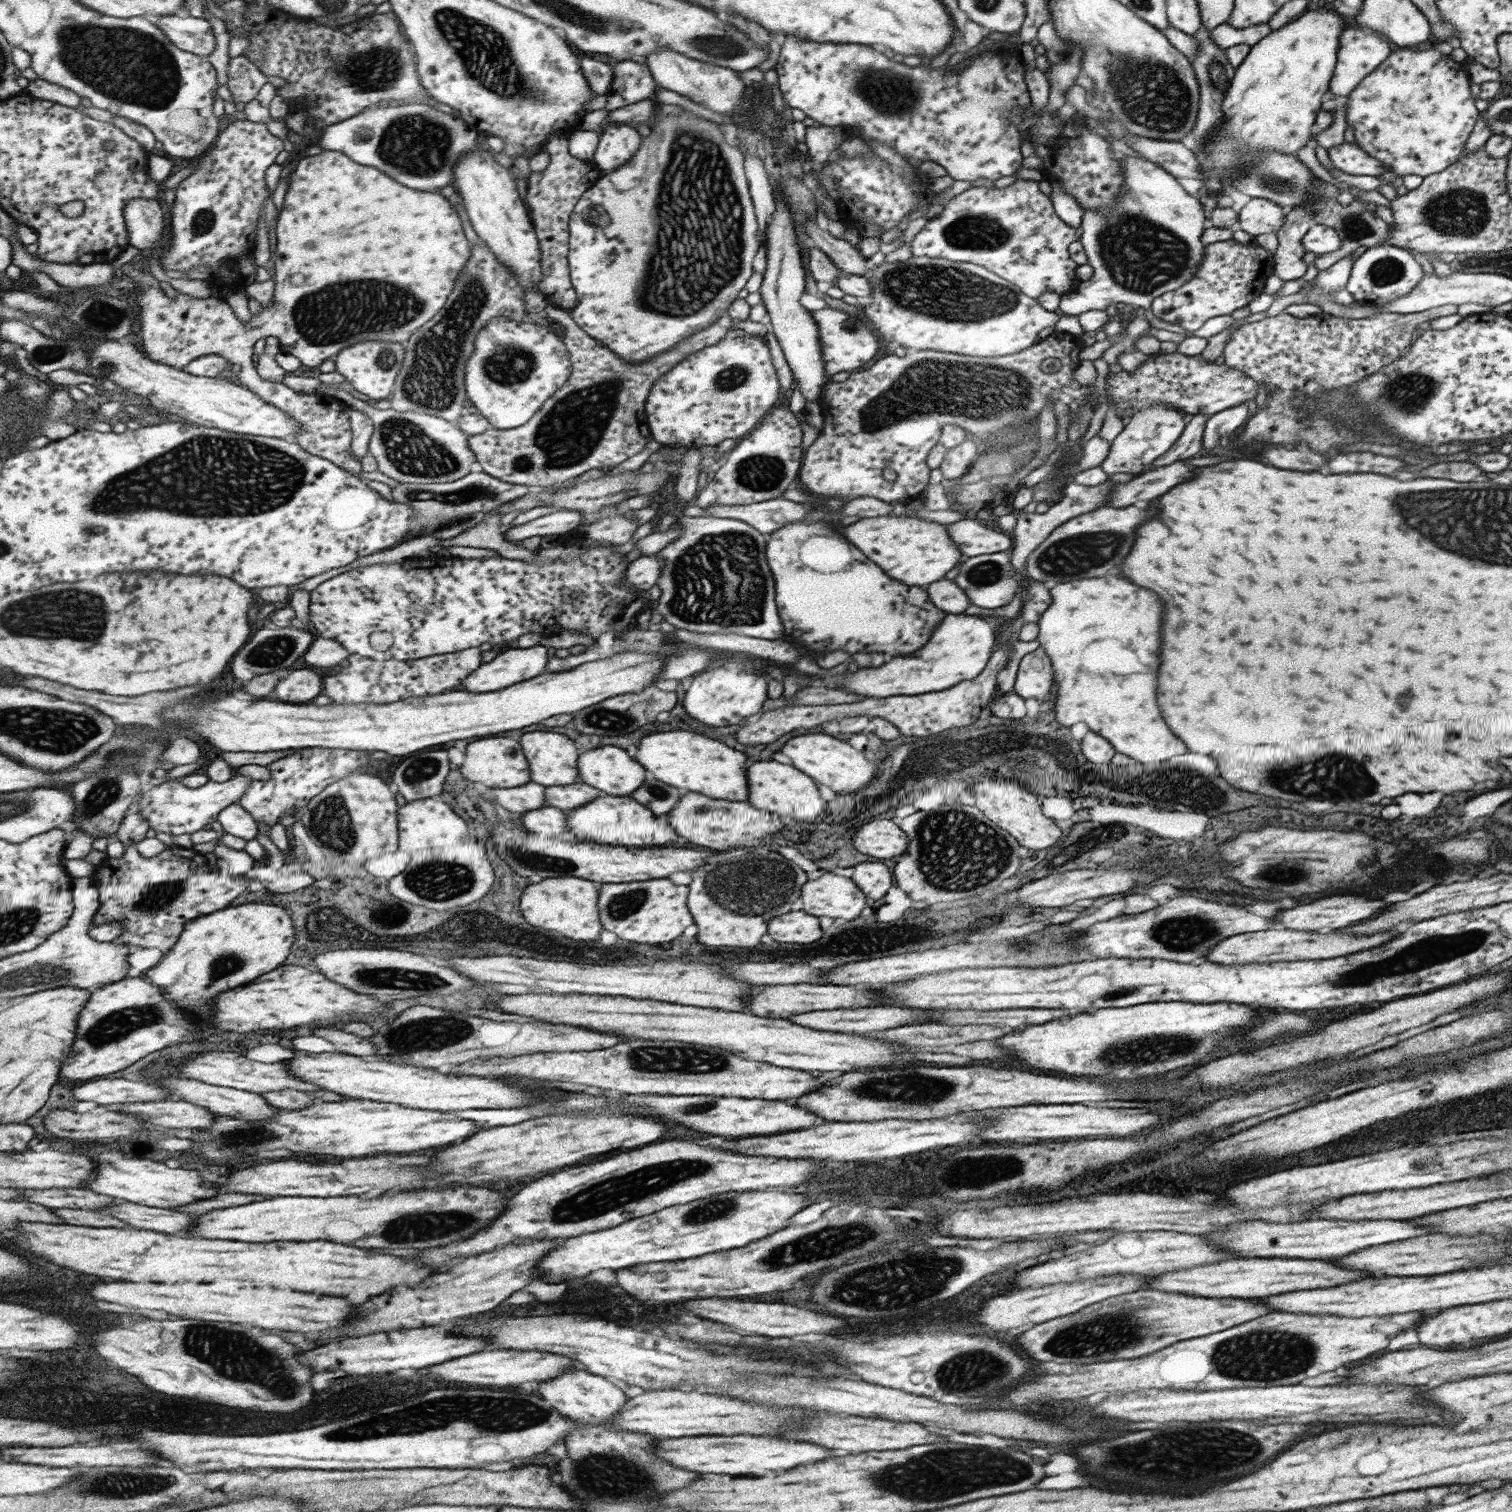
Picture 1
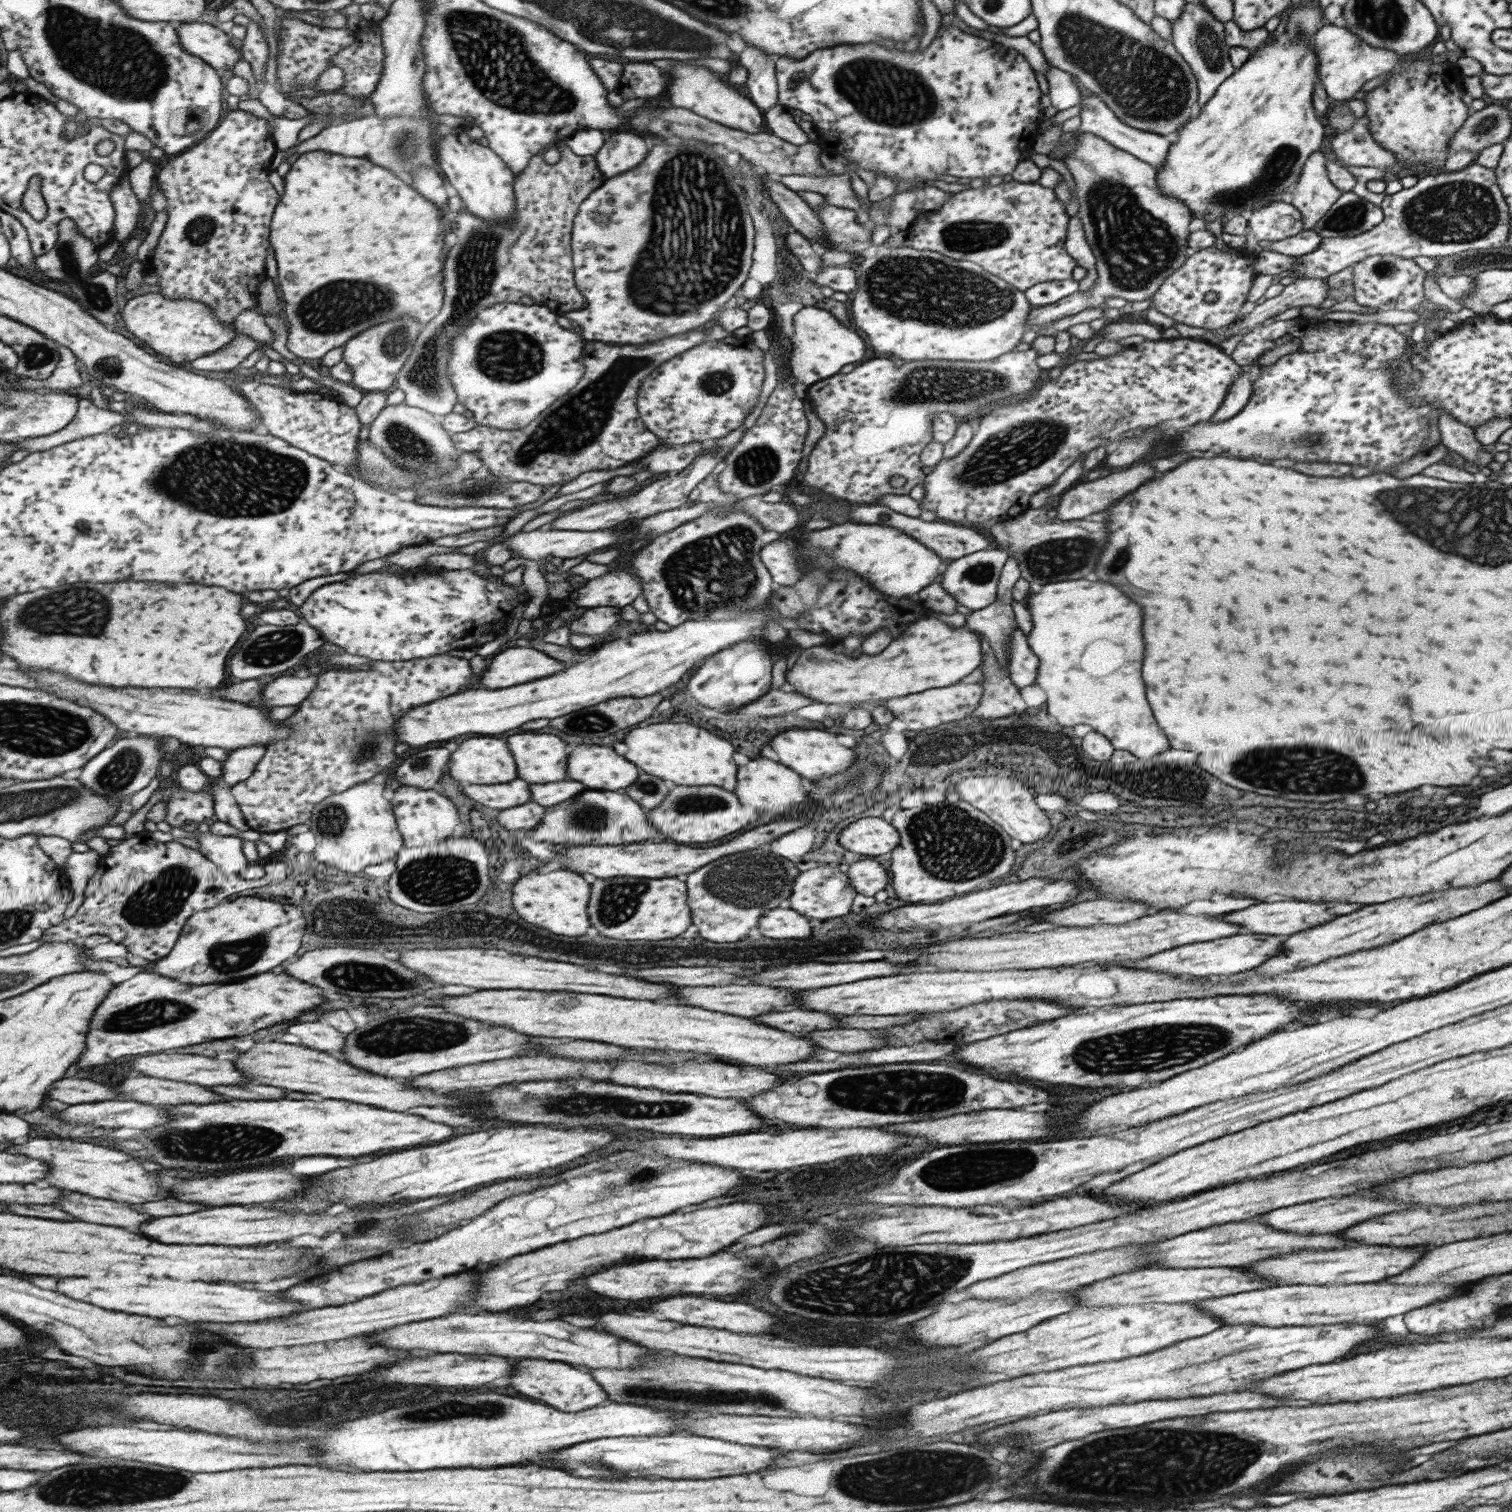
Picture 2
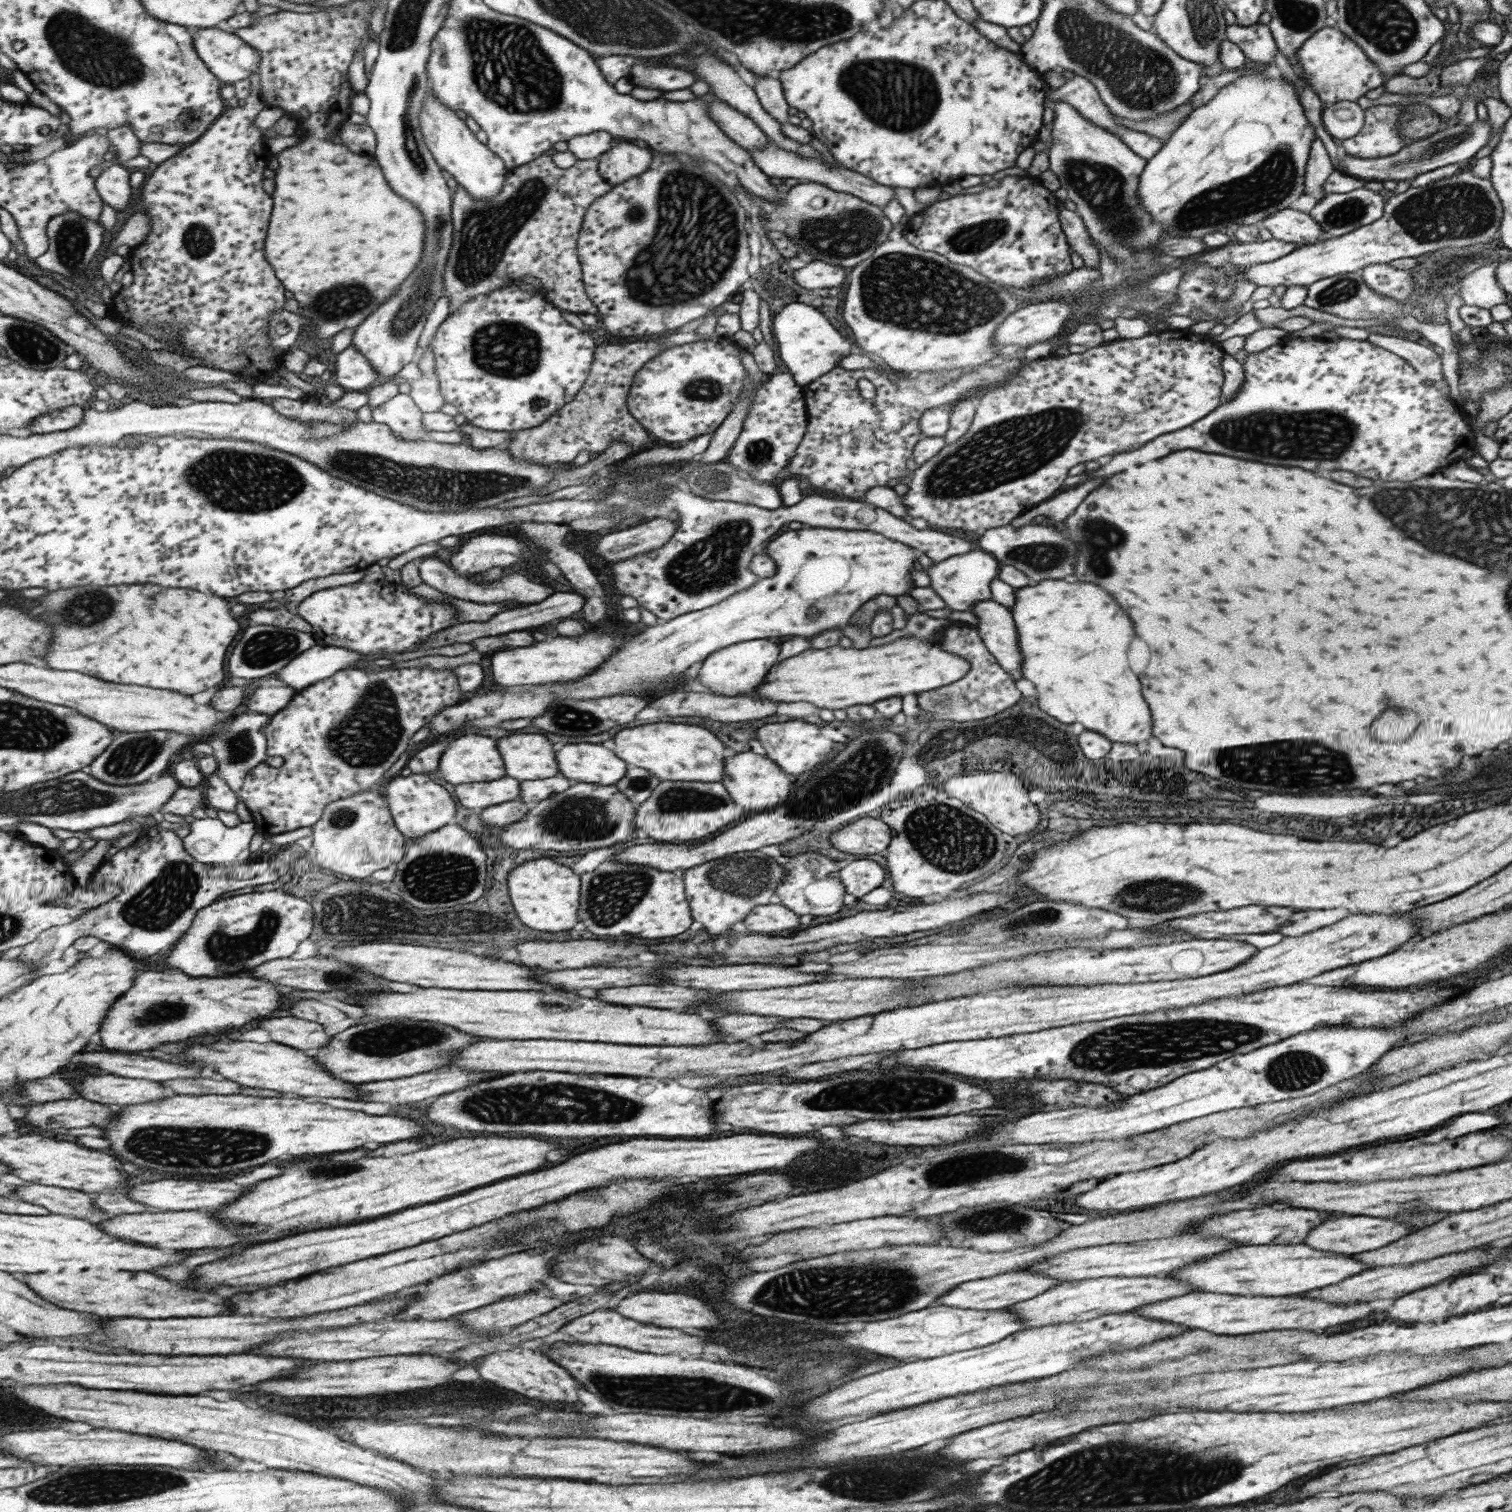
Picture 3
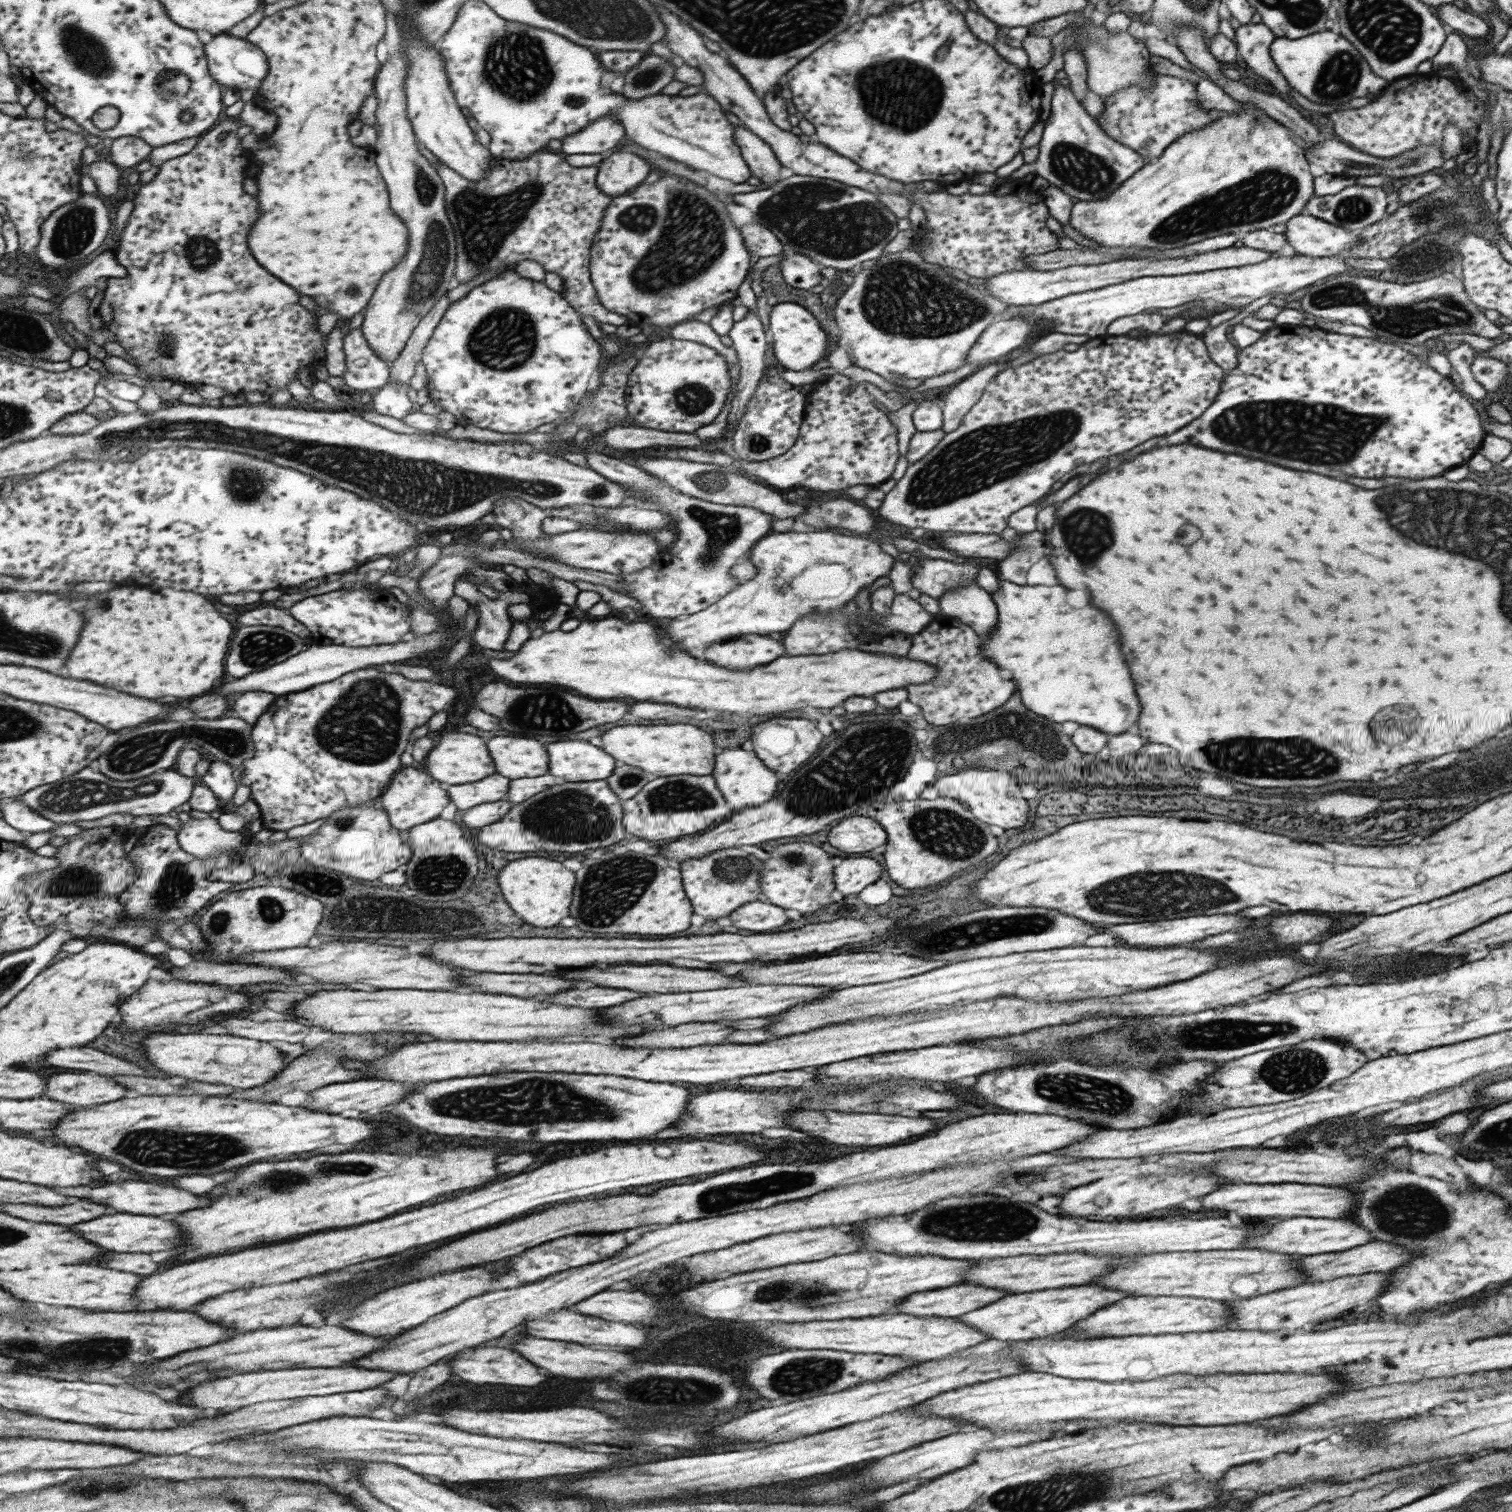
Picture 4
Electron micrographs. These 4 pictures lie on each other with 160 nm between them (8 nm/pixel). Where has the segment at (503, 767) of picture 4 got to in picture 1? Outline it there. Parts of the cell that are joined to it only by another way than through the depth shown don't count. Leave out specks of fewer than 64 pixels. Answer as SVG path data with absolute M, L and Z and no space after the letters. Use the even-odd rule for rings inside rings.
M529 732L519 738L529 764L531 782L541 786L563 786L580 780L575 768L575 744L555 732Z

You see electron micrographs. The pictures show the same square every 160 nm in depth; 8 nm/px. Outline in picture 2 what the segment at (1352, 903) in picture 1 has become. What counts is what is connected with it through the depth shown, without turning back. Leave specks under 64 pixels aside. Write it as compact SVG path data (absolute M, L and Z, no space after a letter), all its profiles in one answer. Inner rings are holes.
M1261 902L1245 910L1220 914L1219 920L1239 924L1251 934L1295 934L1327 922L1327 904L1311 902Z

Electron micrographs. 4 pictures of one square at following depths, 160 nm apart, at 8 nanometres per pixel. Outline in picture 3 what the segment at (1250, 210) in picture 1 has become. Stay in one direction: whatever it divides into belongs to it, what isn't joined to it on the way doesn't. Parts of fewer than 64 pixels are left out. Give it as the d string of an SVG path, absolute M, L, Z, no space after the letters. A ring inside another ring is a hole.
M1290 207L1278 210L1259 224L1269 230L1273 239L1301 245L1315 244L1324 232L1311 215Z

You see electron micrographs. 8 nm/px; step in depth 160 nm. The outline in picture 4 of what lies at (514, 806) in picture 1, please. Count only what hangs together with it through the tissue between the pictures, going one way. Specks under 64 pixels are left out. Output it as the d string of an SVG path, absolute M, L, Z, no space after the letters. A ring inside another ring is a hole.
M491 774L479 782L471 782L465 786L447 786L447 793L450 794L451 802L455 805L457 813L462 813L468 808L481 804L481 802L493 802L503 796L507 796L507 778L499 774Z

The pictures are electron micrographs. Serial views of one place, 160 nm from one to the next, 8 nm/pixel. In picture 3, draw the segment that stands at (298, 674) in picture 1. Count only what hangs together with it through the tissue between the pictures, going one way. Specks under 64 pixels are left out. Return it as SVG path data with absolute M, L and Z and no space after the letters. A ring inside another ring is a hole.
M281 686L281 688L259 688L253 692L253 696L249 698L246 708L249 713L269 714L273 716L279 710L283 710L291 698L297 694L297 690L289 688L289 686Z

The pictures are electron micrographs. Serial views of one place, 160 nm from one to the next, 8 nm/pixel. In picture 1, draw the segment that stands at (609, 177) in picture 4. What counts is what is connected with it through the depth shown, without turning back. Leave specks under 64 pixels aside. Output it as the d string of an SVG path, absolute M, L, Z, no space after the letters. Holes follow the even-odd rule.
M631 125L605 126L600 129L598 143L593 153L593 163L605 172L625 164L639 148L639 134Z

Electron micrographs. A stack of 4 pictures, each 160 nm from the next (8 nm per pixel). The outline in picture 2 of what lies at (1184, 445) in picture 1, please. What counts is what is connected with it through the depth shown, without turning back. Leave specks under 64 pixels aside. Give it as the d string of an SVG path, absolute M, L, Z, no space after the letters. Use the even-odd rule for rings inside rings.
M1137 464L1137 466L1127 468L1125 472L1117 472L1115 474L1104 473L1104 475L1097 480L1069 487L1063 491L1061 495L1061 500L1057 506L1056 516L1061 520L1079 520L1085 518L1085 516L1089 514L1093 514L1093 512L1106 510L1107 506L1113 504L1113 500L1123 498L1127 492L1135 490L1135 488L1141 484L1141 480L1145 482L1145 480L1151 478L1153 474L1155 474L1153 468L1149 468L1147 464ZM1012 556L1004 562L1001 567L1000 575L998 576L998 583L996 586L996 597L993 599L990 605L985 608L980 608L976 611L971 611L965 616L964 626L975 632L979 632L983 635L987 642L991 645L992 651L998 660L998 663L1002 666L1002 669L1006 672L1006 646L1010 639L1011 631L1015 628L1014 612L1012 611L1010 602L1012 601L1011 589L1013 583L1020 577L1020 566Z

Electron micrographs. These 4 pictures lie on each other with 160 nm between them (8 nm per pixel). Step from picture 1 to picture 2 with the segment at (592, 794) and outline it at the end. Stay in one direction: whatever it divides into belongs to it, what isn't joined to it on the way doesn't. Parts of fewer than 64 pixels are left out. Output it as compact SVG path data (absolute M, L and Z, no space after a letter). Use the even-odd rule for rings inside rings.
M561 780L551 784L529 784L529 800L542 807L555 806L585 792L586 787L573 780Z

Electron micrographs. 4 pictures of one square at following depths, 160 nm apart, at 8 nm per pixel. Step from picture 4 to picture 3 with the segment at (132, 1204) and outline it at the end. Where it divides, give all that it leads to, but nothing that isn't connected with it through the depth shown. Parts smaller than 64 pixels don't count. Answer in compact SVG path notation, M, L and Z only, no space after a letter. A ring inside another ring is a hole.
M159 1180L159 1182L145 1182L139 1184L135 1188L131 1188L129 1198L141 1204L147 1204L151 1208L157 1208L161 1212L179 1212L179 1210L201 1210L201 1208L219 1208L225 1206L233 1200L237 1200L243 1192L247 1190L247 1186L239 1186L231 1180L227 1182L199 1182L199 1180Z

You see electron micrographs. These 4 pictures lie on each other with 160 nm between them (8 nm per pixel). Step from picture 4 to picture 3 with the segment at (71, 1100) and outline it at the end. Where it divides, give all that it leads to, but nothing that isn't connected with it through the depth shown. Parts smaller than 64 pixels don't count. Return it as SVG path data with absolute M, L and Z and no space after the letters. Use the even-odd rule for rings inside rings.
M111 1074L109 1076L89 1076L79 1086L79 1096L87 1098L87 1100L95 1100L95 1102L103 1102L103 1104L121 1104L121 1106L163 1100L173 1095L177 1094L166 1094L166 1088L162 1083L141 1078L119 1078L119 1076L111 1076Z

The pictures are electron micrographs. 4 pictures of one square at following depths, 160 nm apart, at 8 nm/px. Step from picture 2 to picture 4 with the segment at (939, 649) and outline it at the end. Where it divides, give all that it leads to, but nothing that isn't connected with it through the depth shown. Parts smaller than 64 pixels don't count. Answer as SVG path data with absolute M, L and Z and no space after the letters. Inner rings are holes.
M605 616L598 621L576 623L575 630L561 632L556 629L551 632L538 632L535 638L529 638L521 650L509 660L491 660L491 670L509 680L523 684L559 684L567 686L583 696L595 700L609 698L633 698L639 702L661 702L675 704L683 708L697 710L715 710L715 712L731 712L731 714L779 714L787 710L799 710L803 706L811 708L833 708L841 704L849 696L873 696L875 692L891 690L891 688L907 688L907 684L929 682L937 674L935 666L921 660L909 660L909 657L893 657L879 655L849 648L840 648L837 652L811 656L779 656L777 660L747 670L747 672L731 672L727 667L712 665L705 660L699 660L681 649L670 649L670 644L661 639L657 628L649 622L620 619L620 616Z

